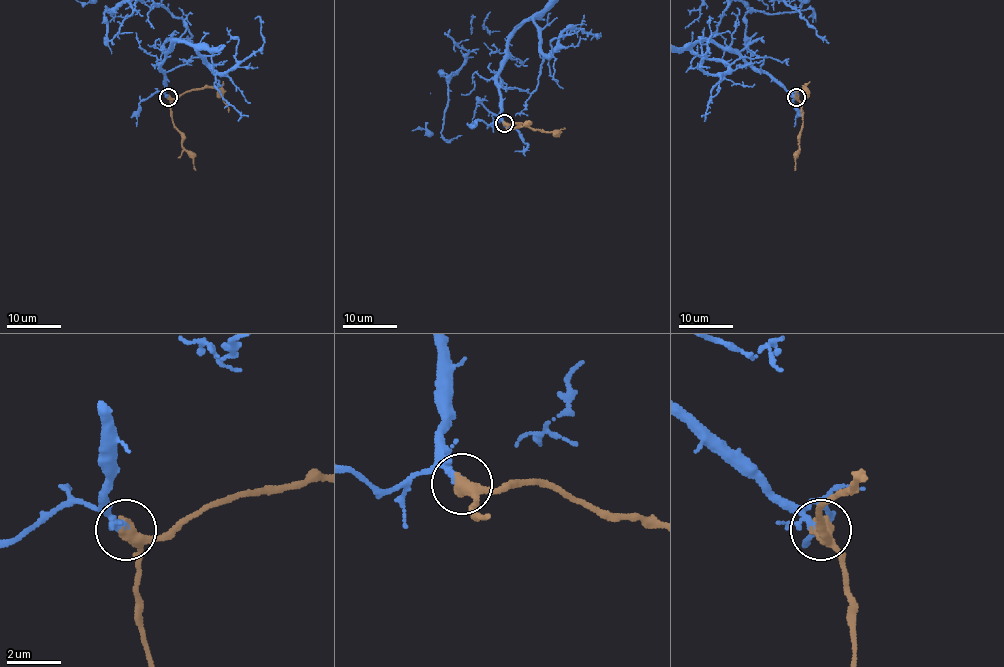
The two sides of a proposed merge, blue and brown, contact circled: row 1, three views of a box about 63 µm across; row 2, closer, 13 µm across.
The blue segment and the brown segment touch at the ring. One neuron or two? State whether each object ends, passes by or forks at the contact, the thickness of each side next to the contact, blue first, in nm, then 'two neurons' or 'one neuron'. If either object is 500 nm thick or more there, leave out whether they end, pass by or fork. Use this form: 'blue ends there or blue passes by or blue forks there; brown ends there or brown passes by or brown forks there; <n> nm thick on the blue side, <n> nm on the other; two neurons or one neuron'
blue passes by; brown passes by; 200 nm thick on the blue side, 420 nm on the other; one neuron

